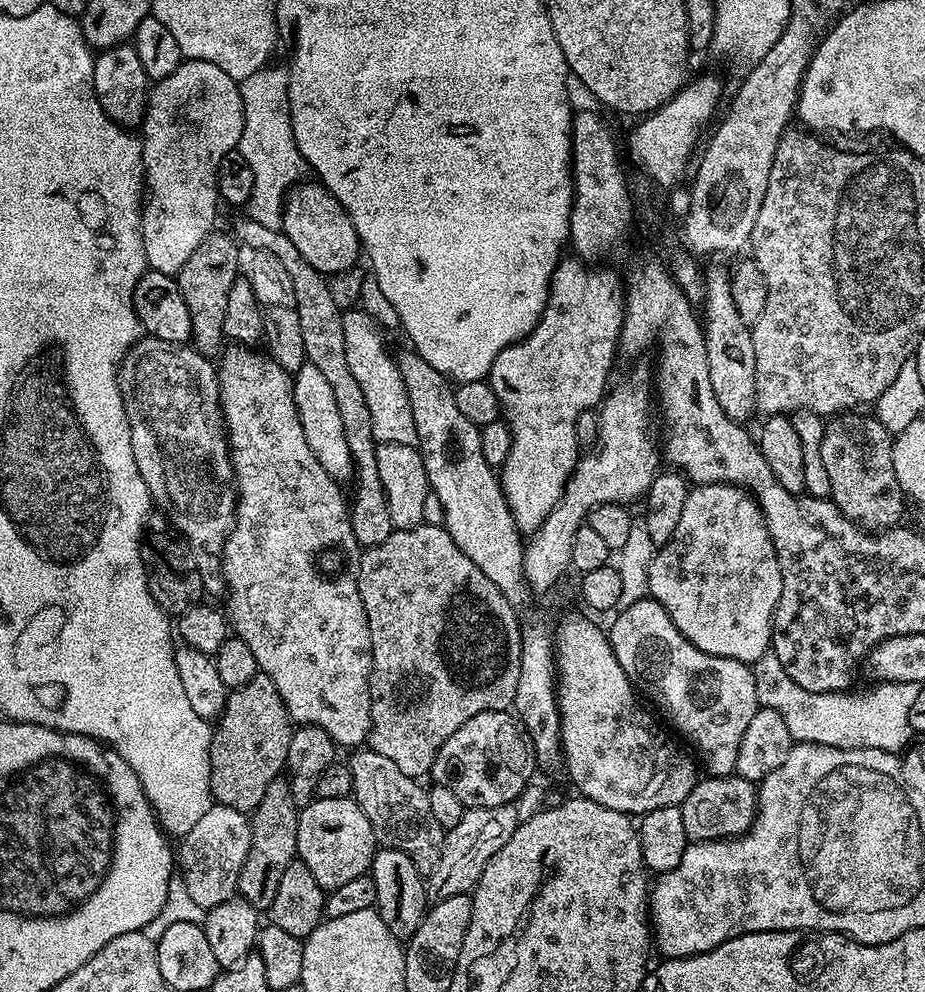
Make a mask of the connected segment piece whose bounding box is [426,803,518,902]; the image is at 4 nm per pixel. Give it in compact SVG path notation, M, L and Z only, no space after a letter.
M510 803L493 808L469 808L462 814L462 822L458 822L458 826L447 829L442 858L438 858L438 866L426 876L429 901L471 893L486 862L490 862L506 842L510 842L510 834L514 834L518 823L516 807L515 803Z

